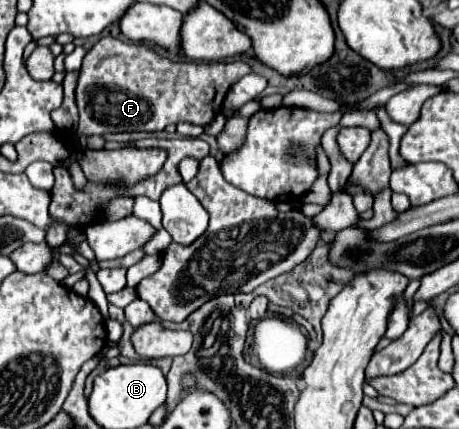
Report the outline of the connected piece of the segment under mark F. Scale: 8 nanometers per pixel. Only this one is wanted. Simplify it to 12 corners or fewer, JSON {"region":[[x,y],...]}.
{"region":[[103,37],[81,135],[207,125],[241,61],[187,63]]}

